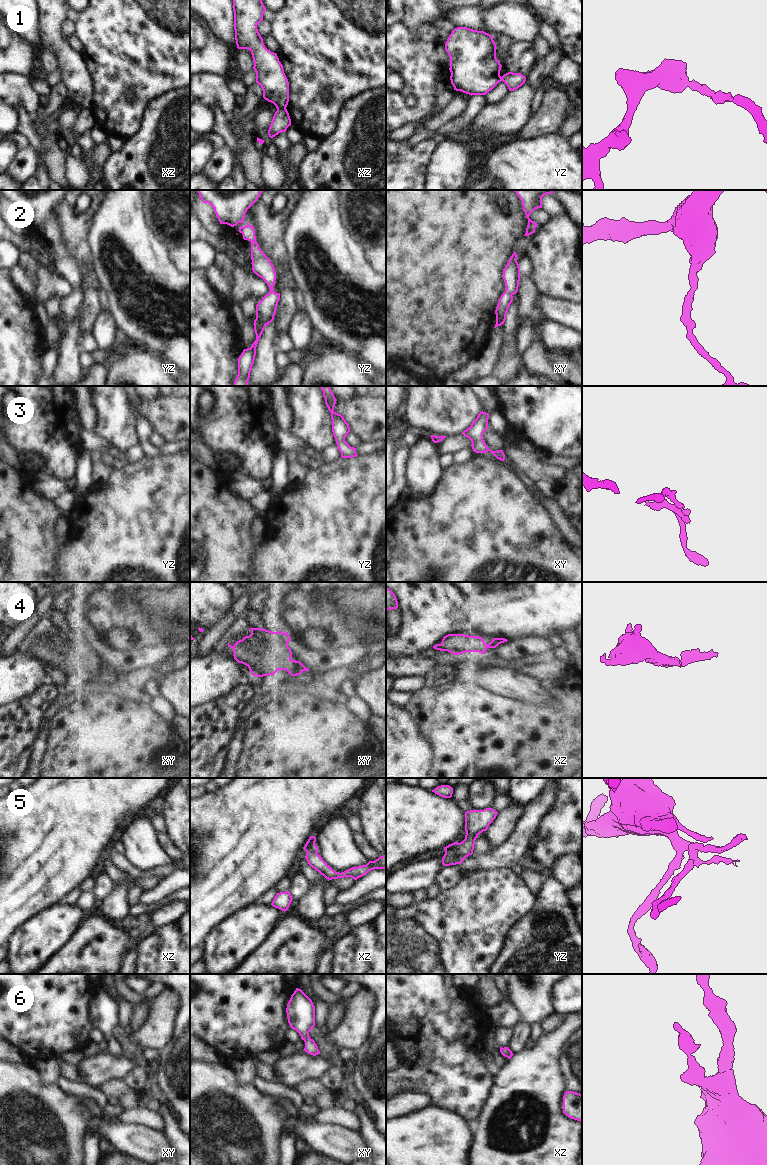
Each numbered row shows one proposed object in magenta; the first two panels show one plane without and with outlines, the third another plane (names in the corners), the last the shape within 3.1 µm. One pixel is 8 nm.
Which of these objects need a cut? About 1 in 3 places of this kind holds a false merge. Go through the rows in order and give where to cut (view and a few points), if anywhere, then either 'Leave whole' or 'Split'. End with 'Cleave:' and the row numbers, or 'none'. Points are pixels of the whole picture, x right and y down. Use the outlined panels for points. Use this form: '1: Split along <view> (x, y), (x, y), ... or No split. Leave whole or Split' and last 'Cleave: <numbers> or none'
1: Split along xz (285, 107), (277, 109). Split
2: No split. Leave whole
3: No split. Leave whole
4: No split. Leave whole
5: No split. Leave whole
6: No split. Leave whole
Cleave: 1.

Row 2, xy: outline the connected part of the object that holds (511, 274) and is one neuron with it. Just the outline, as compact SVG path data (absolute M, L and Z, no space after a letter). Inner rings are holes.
M515 251L503 270L503 279L505 281L506 289L501 295L495 310L496 324L494 328L504 324L508 308L513 301L513 295L518 291L520 281L520 267L517 262L517 254Z

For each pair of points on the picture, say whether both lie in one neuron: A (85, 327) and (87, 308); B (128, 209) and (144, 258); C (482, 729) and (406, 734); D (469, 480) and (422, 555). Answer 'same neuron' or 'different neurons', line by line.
A: same neuron
B: same neuron
C: different neurons
D: same neuron

